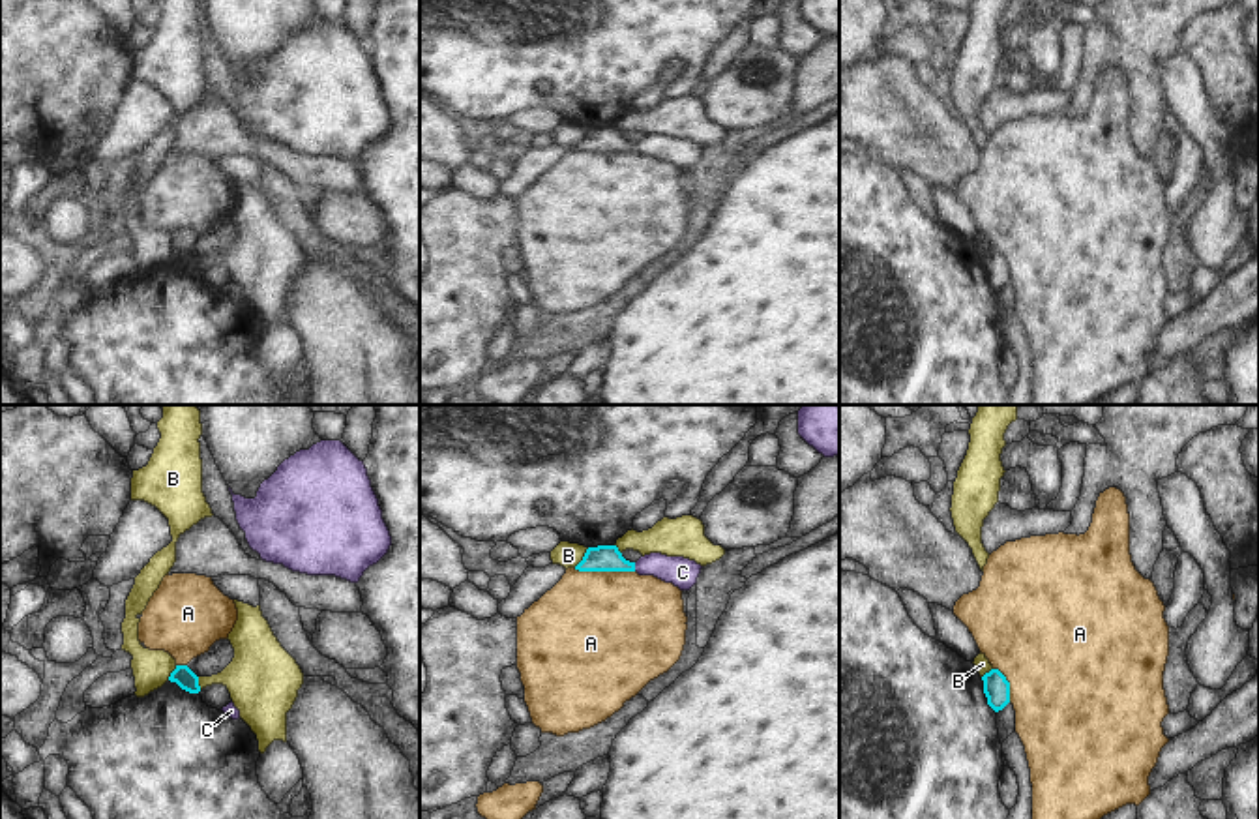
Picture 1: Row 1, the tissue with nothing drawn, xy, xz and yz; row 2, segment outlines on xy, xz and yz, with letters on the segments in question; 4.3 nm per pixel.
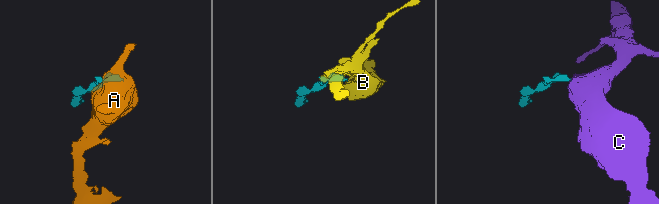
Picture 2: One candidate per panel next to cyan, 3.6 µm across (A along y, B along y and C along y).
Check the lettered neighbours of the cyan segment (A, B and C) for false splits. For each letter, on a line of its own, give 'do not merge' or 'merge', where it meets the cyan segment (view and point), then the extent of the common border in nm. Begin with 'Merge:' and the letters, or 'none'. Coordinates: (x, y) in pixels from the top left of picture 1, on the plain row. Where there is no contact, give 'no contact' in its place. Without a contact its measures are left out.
Merge: C
A: do not merge; meets cyan in xz at (604, 150); contact 260 nm long
B: do not merge; meets cyan in xz at (583, 137); contact 110 nm long
C: merge; meets cyan in xz at (634, 147); contact 40 nm long

